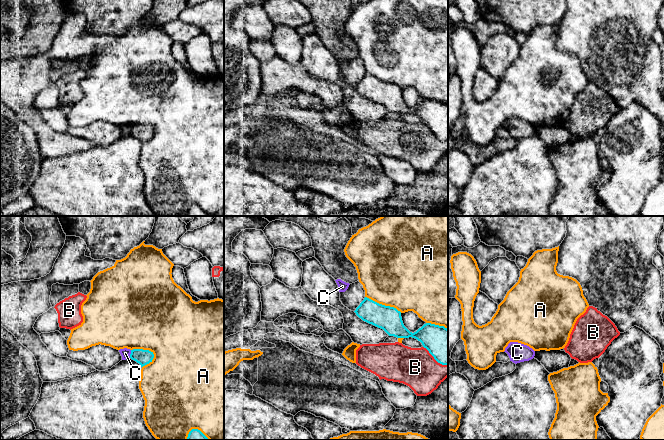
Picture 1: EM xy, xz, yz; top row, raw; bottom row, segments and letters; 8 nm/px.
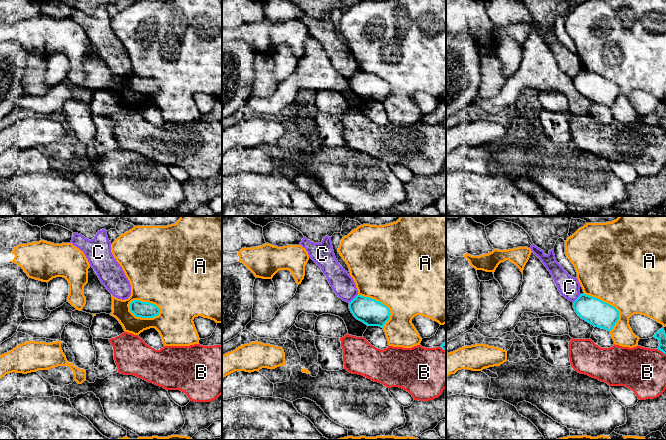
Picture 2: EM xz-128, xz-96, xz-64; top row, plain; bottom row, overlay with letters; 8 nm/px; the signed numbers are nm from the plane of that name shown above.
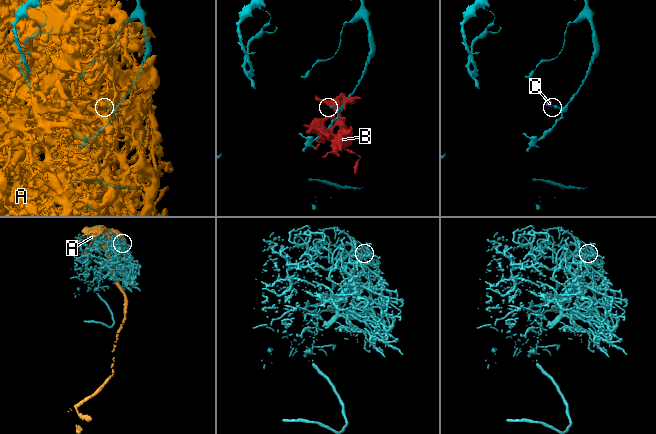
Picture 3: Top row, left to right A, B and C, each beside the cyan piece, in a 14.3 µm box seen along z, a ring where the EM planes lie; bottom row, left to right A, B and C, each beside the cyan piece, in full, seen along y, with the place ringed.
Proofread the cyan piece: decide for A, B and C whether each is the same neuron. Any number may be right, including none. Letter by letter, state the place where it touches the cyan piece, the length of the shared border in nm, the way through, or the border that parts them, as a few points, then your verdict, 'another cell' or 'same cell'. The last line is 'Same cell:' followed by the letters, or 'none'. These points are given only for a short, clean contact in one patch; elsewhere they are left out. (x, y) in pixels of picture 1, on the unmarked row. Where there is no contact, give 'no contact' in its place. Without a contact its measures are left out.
A: xy (144, 126) | 200 nm | another cell
B: xz (435, 135) | 260 nm | another cell
C: xy (130, 130) | 70 nm | along xy (131, 126), (129, 133) | another cell
Same cell: none

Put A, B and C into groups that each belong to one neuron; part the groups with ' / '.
A / B C

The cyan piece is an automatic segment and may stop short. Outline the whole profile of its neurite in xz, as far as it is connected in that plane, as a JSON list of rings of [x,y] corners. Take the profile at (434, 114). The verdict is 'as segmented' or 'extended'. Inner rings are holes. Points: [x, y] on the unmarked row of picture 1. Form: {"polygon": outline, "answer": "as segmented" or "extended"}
{"polygon": [[[367,73],[354,88],[363,97],[383,105],[389,112],[417,115],[438,139],[448,141],[448,105],[444,102],[426,99],[412,109],[404,102],[400,87]]], "answer": "as segmented"}

